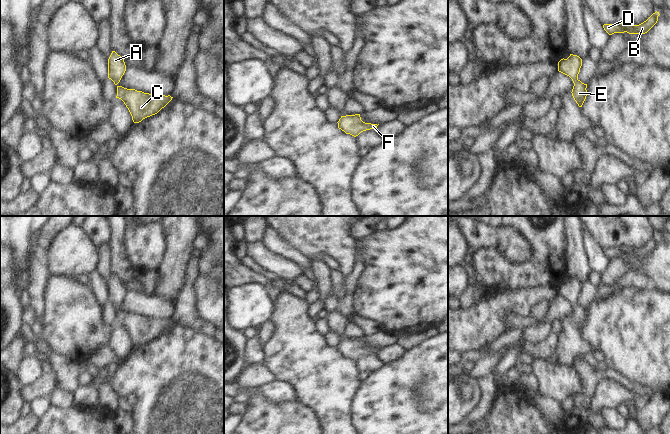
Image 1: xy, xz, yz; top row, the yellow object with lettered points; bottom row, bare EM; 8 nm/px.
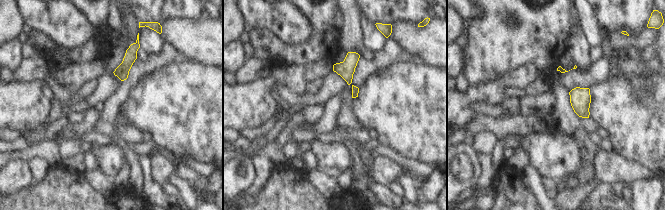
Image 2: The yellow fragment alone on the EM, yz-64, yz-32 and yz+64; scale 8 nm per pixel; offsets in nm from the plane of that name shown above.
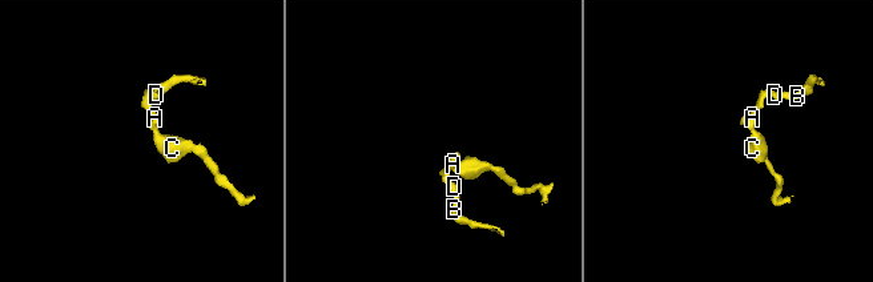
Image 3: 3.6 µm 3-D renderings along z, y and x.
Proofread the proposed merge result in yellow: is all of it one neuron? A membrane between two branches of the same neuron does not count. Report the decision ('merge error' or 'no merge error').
no merge error

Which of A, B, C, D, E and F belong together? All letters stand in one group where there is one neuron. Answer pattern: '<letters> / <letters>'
A B C D E F

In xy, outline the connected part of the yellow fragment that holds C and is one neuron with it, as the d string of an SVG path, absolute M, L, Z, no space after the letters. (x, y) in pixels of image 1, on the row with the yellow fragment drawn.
M112 51L108 59L108 78L117 86L116 98L124 102L134 123L139 123L143 119L157 114L172 100L173 97L170 95L153 95L118 86L117 84L120 82L125 71L124 59L115 51Z

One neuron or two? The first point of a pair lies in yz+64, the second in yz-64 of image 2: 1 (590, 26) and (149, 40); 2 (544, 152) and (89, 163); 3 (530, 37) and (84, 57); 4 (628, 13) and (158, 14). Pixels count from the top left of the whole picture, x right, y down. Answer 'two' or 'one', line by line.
1: one
2: two
3: one
4: one

